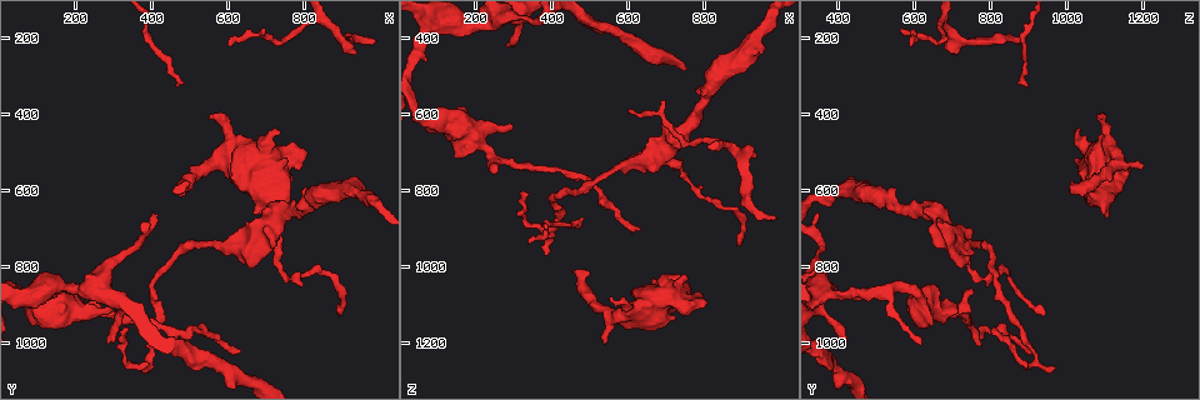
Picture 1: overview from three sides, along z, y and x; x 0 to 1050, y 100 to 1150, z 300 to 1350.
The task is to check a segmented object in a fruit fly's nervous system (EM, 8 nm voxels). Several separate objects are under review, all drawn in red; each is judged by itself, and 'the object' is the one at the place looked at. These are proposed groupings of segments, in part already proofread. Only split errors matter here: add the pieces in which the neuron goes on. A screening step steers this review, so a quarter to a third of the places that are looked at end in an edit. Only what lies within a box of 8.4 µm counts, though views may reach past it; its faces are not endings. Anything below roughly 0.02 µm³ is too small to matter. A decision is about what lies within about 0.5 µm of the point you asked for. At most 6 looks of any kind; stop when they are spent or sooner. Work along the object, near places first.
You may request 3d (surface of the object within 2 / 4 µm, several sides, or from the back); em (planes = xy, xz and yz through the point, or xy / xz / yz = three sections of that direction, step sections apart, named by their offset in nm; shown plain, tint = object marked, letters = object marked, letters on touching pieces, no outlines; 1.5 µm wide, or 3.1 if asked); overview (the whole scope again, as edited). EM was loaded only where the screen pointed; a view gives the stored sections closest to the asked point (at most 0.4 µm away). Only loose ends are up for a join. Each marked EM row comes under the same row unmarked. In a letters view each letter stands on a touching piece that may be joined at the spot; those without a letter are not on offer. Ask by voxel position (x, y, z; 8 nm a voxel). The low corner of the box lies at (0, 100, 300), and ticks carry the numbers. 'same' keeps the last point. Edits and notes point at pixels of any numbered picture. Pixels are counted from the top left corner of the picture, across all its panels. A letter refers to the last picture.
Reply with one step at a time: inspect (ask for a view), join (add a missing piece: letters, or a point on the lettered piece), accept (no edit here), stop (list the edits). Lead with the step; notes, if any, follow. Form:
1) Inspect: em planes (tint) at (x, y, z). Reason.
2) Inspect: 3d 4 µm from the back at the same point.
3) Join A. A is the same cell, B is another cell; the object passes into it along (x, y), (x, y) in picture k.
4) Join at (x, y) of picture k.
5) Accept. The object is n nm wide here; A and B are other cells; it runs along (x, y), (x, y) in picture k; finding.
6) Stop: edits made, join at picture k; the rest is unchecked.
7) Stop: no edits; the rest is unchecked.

Inspect: em planes (letters) at (985, 200, 880). Thin end.

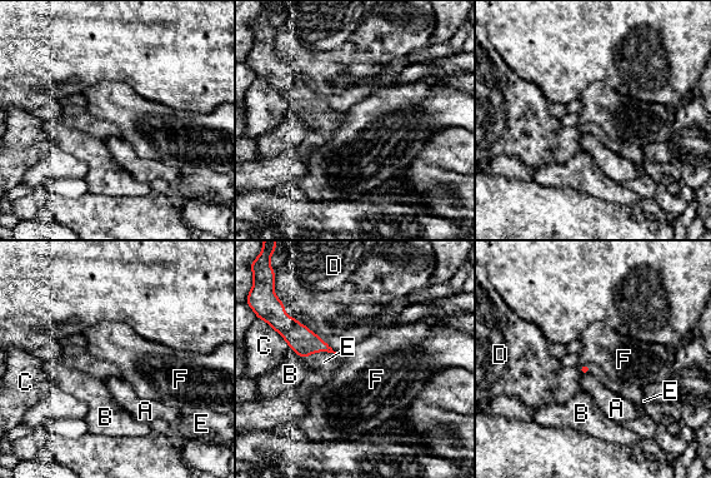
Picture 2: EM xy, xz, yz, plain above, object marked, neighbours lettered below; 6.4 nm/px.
Join E. E is the same cell, A, B, C, D and F are other cells; the neuron continues.

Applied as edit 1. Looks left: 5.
Inspect: overview.

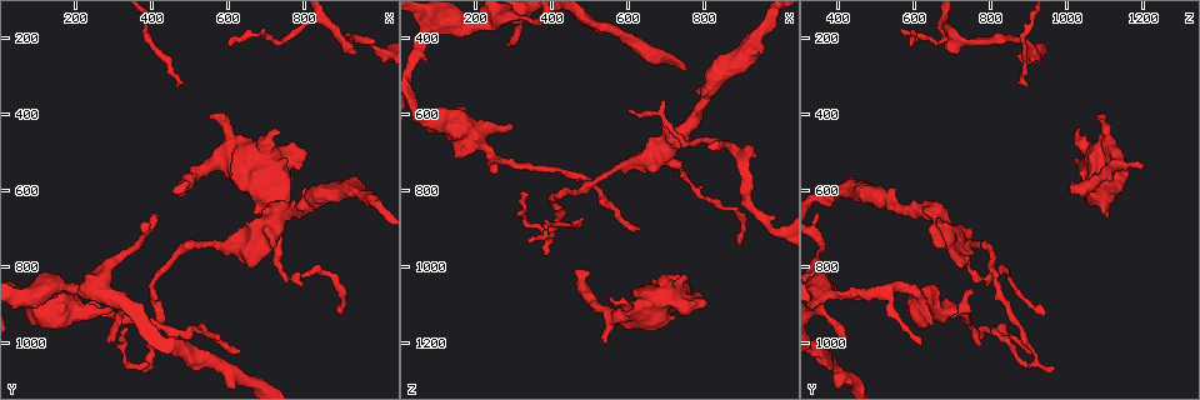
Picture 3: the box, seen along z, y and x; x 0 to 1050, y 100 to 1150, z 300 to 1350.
Inspect: em yz step 8 (letters) at (460, 605, 1010).

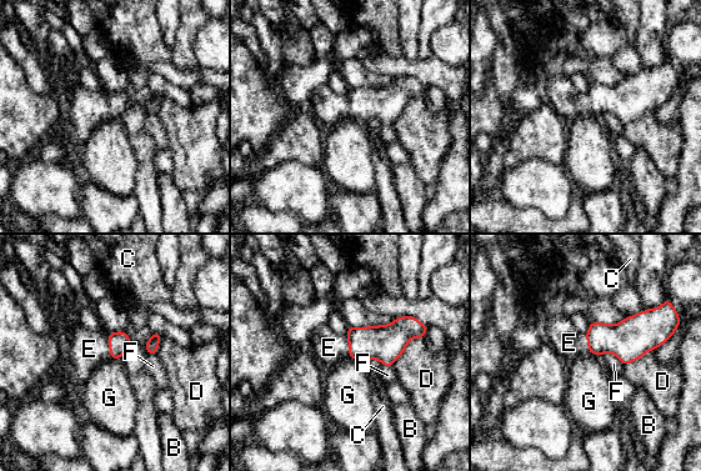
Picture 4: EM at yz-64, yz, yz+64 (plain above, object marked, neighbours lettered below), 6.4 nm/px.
Join E. E is the same cell, B, C, D, F and G are other cells; the object passes into it along (118, 341), (109, 345), (89, 349) in picture 4; it goes on there.

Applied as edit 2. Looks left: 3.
Inspect: em planes (letters) at (730, 445, 1030). Free end.

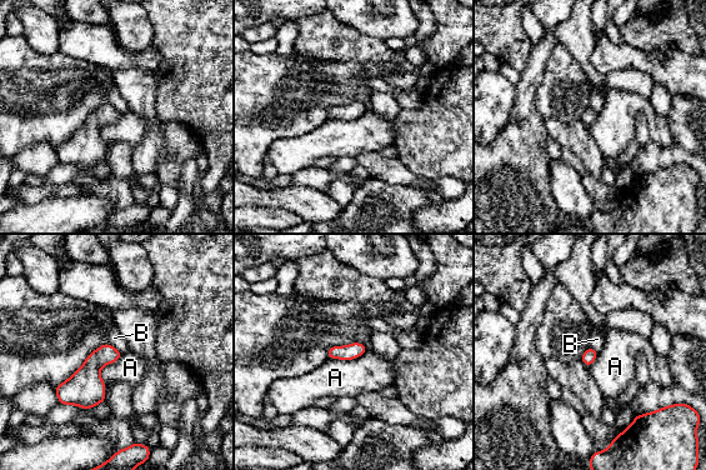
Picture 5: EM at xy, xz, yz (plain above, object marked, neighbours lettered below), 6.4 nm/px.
Accept. A and B are other cells; a border runs along (106, 343), (121, 353) in picture 5; none of them fits.

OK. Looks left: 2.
Stop: edits made, join at picture 2, join at picture 4; the rest is unchecked.

